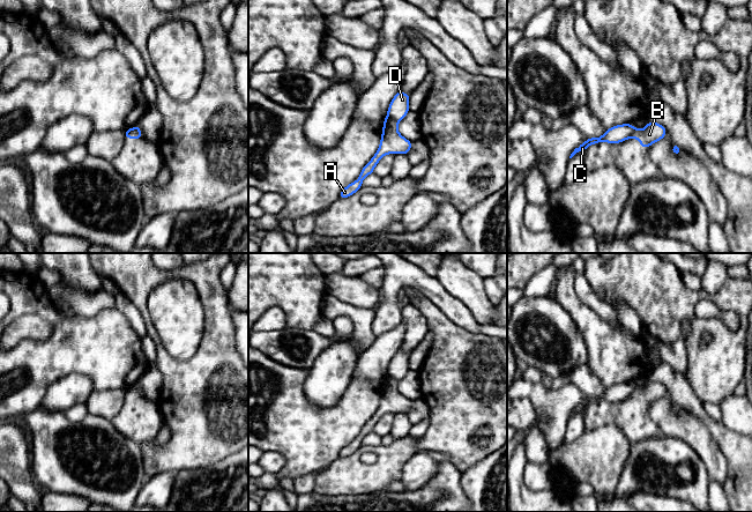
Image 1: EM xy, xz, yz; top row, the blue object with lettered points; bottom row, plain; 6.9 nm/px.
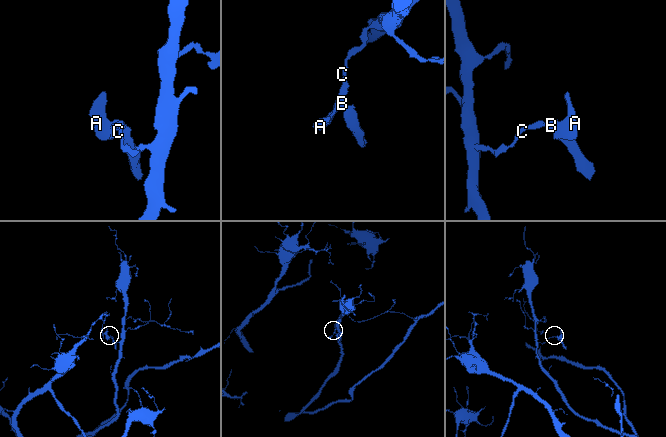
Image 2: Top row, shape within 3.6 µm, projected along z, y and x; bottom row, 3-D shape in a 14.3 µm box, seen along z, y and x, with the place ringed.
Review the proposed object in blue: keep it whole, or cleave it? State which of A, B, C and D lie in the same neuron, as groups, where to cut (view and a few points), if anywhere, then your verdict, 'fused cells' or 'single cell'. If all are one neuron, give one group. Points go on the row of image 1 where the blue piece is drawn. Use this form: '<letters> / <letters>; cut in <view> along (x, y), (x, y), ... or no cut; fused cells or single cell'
A B / C D; cut in xz along (387, 114), (397, 121); fused cells

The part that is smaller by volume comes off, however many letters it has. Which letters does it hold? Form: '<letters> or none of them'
A, B

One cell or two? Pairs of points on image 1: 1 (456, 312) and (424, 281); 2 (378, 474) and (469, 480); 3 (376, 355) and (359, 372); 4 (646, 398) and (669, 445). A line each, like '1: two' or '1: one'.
1: one
2: two
3: one
4: two

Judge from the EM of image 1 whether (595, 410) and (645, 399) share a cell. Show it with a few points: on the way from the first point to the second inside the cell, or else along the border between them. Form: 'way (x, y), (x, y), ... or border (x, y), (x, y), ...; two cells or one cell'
way (608, 410), (632, 409); one cell

